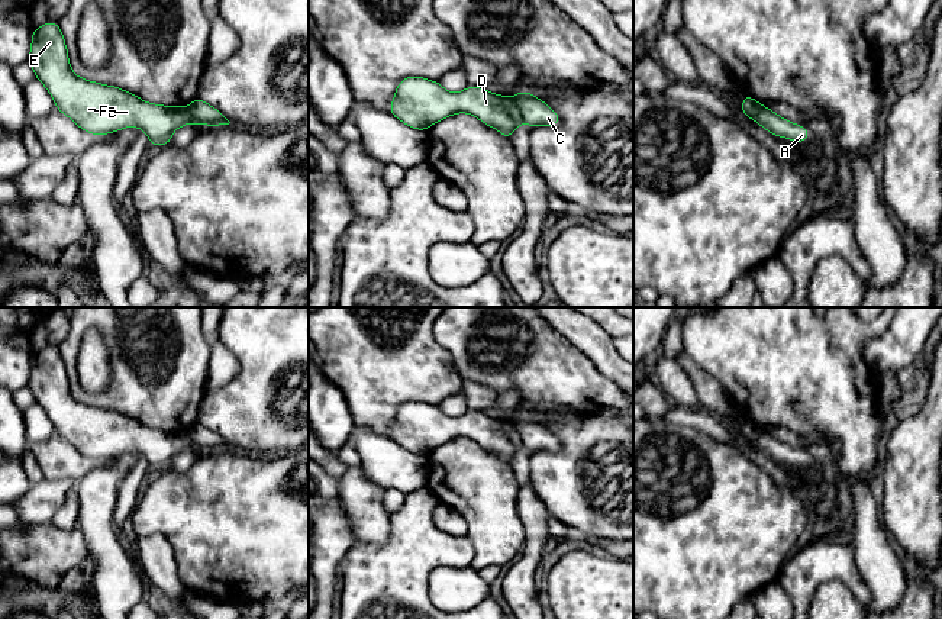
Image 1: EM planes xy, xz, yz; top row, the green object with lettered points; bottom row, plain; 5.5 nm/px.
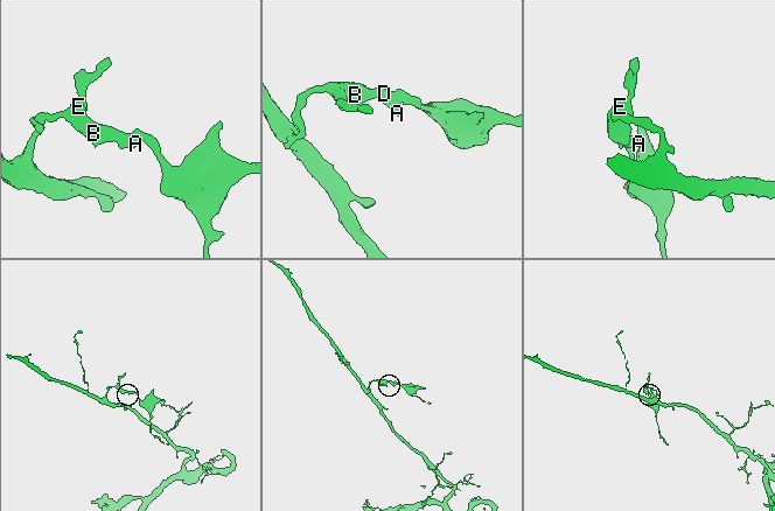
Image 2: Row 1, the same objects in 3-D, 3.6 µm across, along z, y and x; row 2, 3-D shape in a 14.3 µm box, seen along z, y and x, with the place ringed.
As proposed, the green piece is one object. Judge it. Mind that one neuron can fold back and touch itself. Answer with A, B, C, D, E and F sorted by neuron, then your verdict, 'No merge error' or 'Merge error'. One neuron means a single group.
Groups: A B D E F / C. Merge error

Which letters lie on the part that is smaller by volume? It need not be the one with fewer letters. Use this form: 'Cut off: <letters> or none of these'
Cut off: C

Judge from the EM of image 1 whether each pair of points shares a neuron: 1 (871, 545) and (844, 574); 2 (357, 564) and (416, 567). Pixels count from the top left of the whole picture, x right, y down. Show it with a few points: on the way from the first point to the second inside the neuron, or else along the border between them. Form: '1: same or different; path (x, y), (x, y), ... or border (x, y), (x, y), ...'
1: different; border (851, 529), (855, 566), (871, 593)
2: same; path (371, 567), (402, 567)

